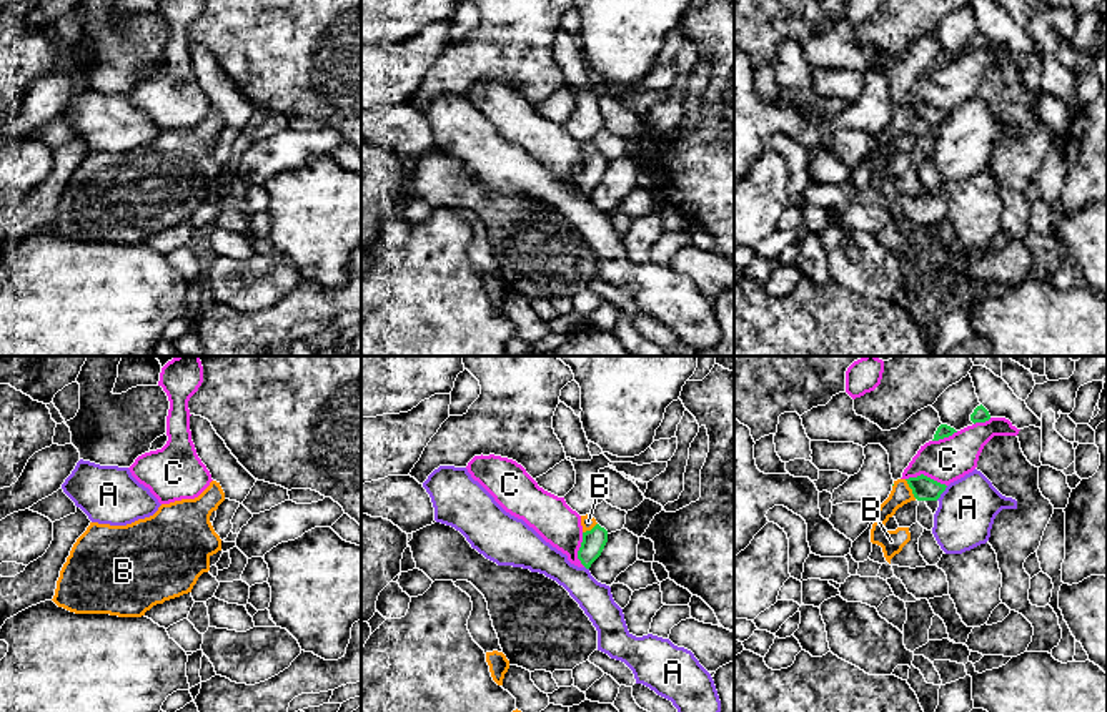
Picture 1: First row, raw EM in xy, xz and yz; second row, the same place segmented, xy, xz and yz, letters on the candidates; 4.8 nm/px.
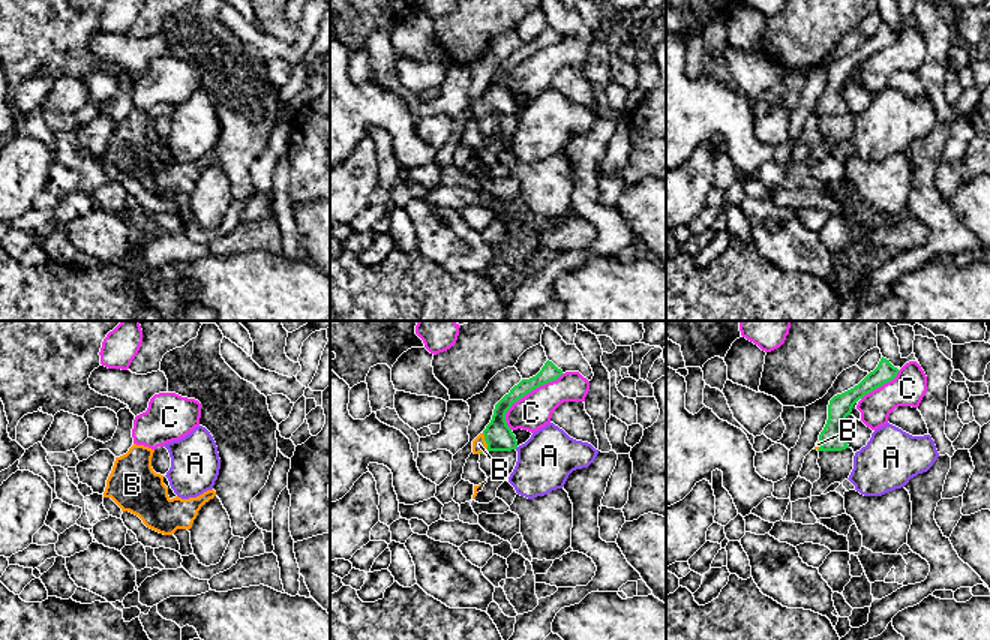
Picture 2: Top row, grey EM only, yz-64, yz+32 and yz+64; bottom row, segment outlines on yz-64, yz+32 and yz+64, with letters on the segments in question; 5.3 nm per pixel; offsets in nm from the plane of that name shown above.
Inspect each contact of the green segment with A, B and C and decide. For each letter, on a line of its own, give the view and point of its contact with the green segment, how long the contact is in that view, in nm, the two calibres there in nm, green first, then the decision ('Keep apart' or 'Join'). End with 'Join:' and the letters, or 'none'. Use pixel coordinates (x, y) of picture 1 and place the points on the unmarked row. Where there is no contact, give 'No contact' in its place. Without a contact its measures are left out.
A: Touches green at yz (943, 118). Shared border 90 nm. Thickness 120 nm (green) against 280 nm. Keep apart
B: Touches green at yz (911, 115). Shared border 110 nm. Thickness 120 nm (green) against 100 nm. Join
C: Touches green at yz (926, 103). Shared border 200 nm. Thickness 120 nm (green) against 220 nm. Keep apart
Join: B

